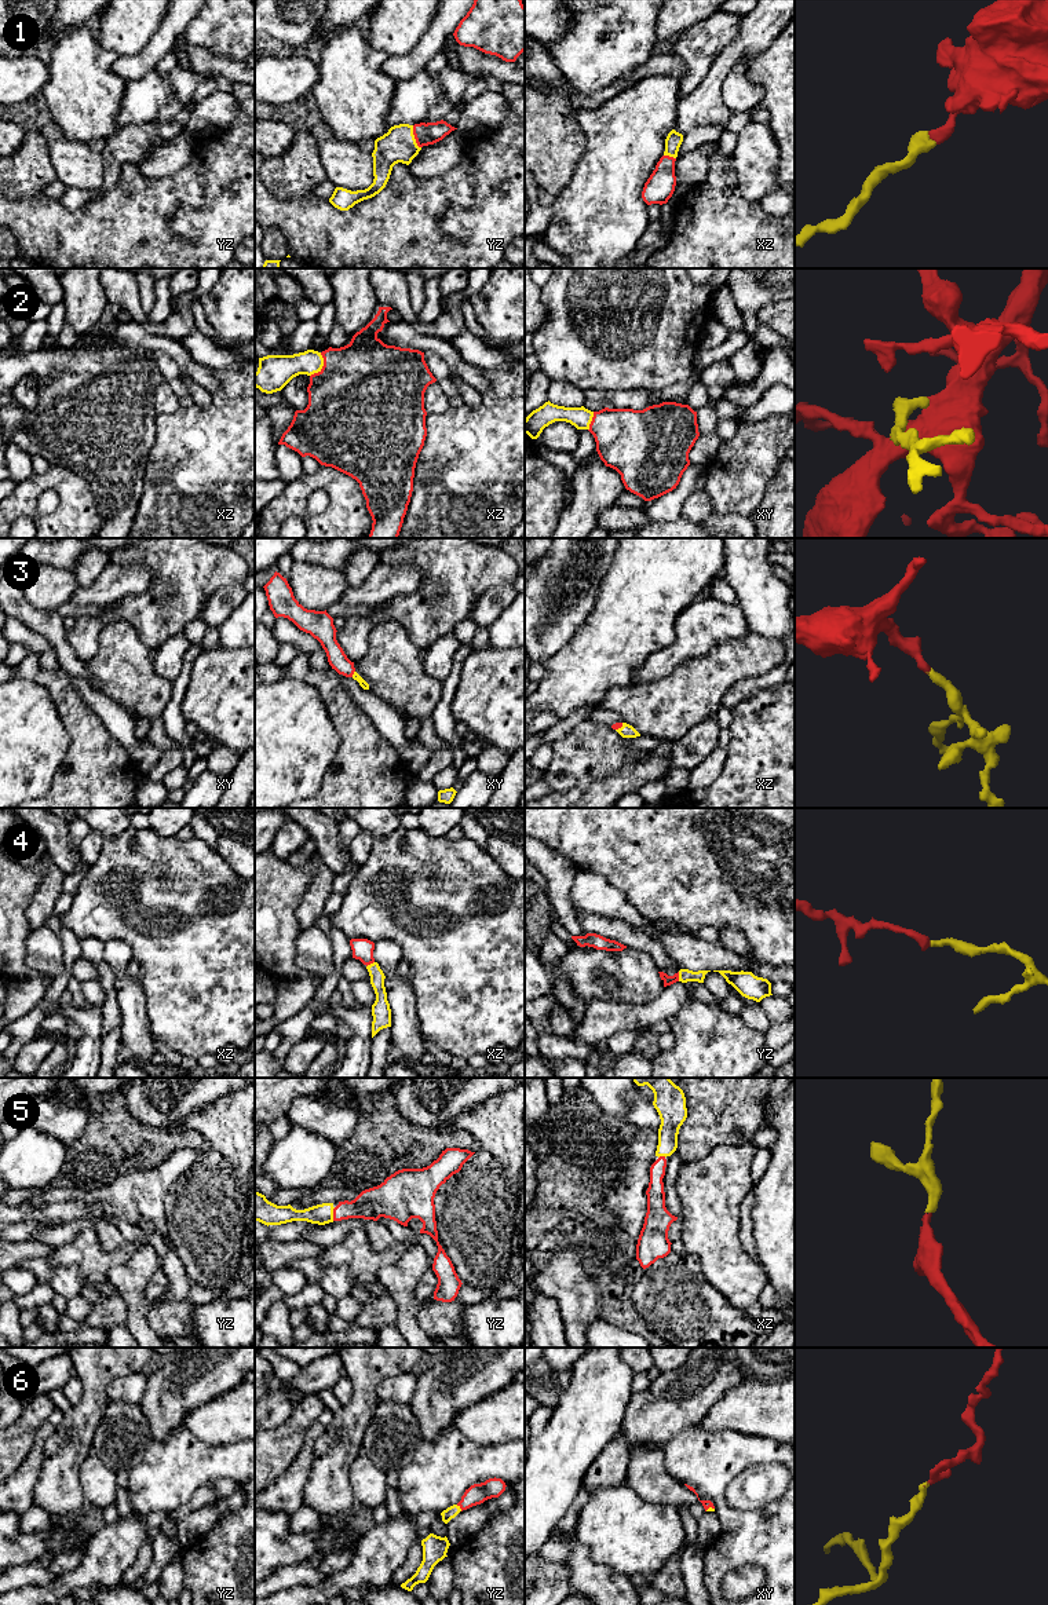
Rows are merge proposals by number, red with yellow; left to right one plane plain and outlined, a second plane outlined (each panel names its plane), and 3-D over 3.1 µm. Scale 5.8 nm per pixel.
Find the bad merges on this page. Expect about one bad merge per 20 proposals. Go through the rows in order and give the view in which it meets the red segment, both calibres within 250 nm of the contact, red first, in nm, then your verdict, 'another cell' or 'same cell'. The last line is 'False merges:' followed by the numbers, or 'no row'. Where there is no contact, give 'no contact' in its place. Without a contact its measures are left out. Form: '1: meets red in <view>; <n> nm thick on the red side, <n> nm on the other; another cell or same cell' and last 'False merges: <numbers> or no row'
1: meets red in yz; 130 nm thick on the red side, 200 nm on the other; same cell
2: meets red in xz; 500 nm thick on the red side, 180 nm on the other; same cell
3: meets red in xy; 110 nm thick on the red side, 50 nm on the other; same cell
4: meets red in yz; 60 nm thick on the red side, 80 nm on the other; same cell
5: meets red in yz; 180 nm thick on the red side, 120 nm on the other; same cell
6: meets red in yz; 120 nm thick on the red side, 70 nm on the other; same cell
False merges: no row

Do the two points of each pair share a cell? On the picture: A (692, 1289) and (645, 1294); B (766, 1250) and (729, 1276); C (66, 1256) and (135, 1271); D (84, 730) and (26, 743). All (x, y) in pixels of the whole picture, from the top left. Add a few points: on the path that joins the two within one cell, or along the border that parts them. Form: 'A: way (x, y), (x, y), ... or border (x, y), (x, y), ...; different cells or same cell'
A: way (680, 1294), (656, 1294); same cell
B: border (759, 1264), (767, 1280); different cells
C: border (141, 1246), (123, 1262), (114, 1264), (106, 1280); different cells
D: border (54, 704), (68, 737), (68, 749), (59, 766); different cells

